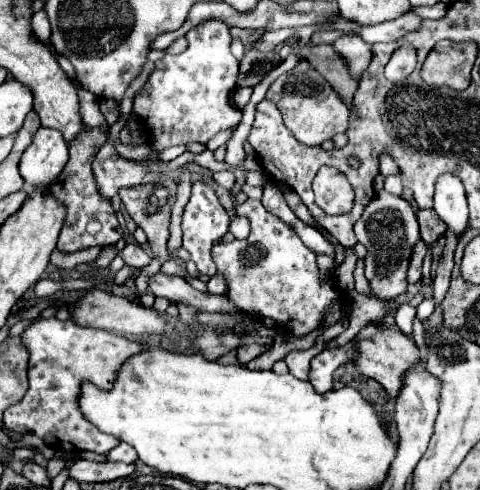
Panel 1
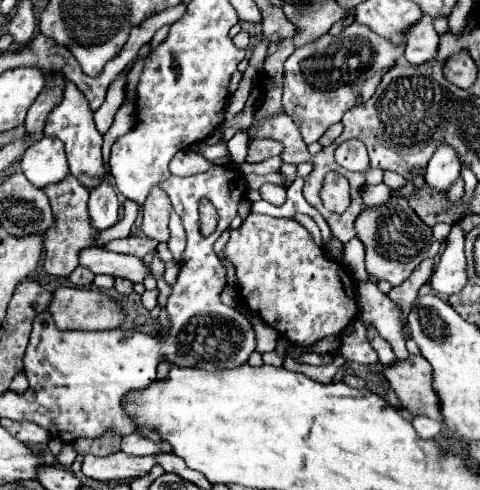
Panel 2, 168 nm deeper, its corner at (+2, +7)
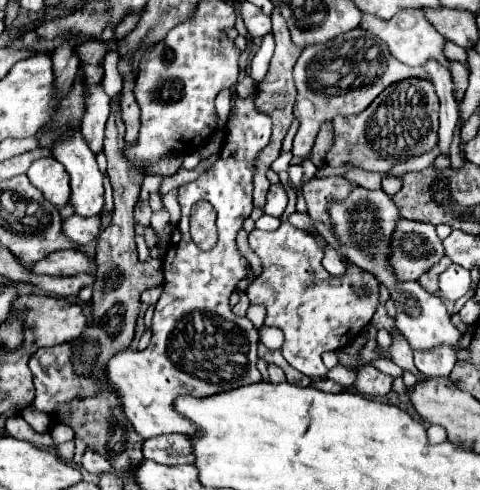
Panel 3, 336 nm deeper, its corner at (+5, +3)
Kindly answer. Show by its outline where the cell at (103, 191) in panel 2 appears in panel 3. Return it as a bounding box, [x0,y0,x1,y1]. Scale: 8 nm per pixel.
[62,215,100,245]

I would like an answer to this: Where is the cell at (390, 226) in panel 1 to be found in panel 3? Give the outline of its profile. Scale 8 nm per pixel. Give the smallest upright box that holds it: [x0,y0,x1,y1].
[392,219,444,281]

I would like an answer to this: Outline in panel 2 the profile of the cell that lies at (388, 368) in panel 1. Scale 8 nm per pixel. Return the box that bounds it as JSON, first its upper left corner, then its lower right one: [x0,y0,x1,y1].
[383,355,441,421]

